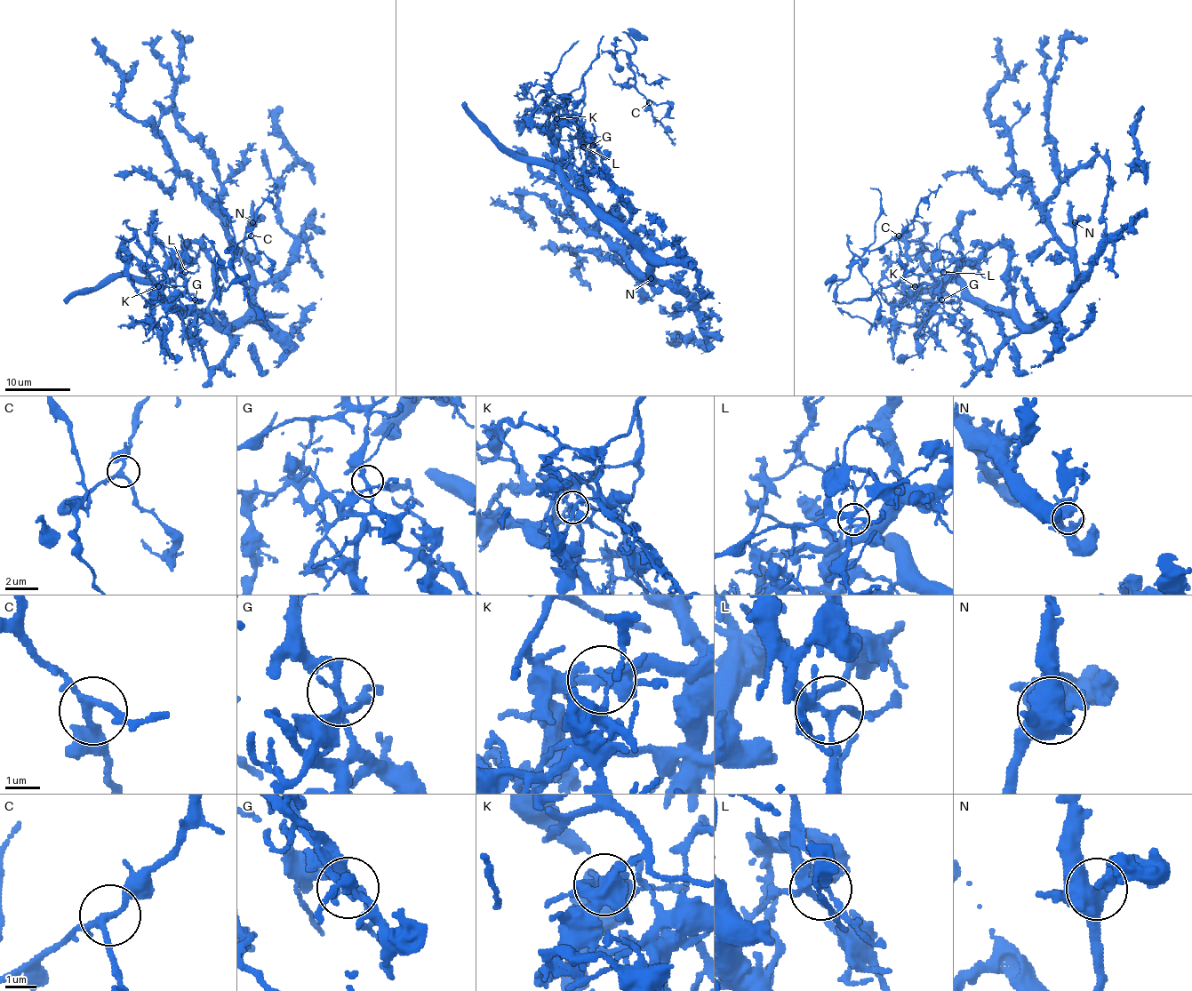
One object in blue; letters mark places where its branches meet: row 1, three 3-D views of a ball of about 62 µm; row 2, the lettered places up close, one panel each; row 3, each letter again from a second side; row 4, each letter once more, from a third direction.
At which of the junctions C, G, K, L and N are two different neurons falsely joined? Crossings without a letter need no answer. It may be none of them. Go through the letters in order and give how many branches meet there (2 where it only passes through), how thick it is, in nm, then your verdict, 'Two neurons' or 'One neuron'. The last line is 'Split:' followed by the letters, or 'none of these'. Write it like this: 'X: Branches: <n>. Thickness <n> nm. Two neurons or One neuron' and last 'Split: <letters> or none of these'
C: Branches: 4. Thickness 200 nm. One neuron
G: Branches: 5. Thickness 220 nm. One neuron
K: Branches: 3. Thickness 280 nm. Two neurons
L: Branches: 6. Thickness 240 nm. One neuron
N: Branches: 5. Thickness 550 nm. One neuron
Split: K

